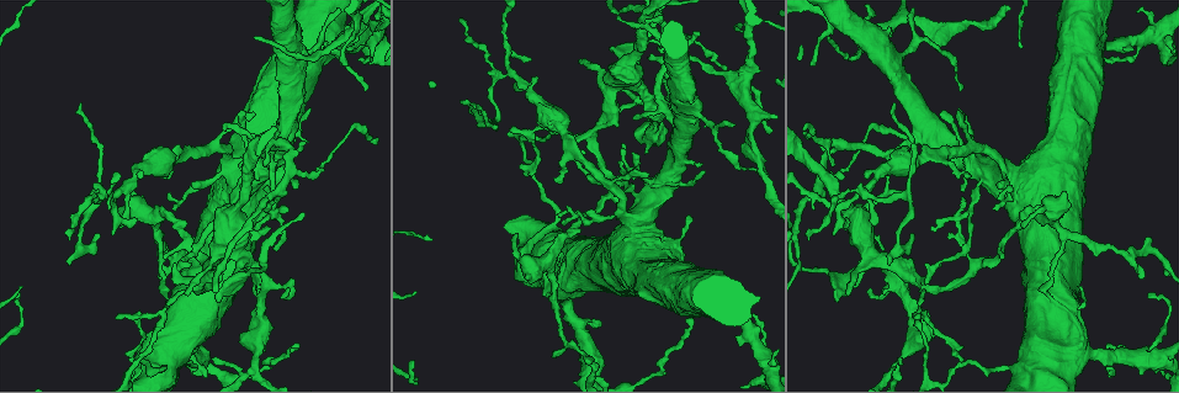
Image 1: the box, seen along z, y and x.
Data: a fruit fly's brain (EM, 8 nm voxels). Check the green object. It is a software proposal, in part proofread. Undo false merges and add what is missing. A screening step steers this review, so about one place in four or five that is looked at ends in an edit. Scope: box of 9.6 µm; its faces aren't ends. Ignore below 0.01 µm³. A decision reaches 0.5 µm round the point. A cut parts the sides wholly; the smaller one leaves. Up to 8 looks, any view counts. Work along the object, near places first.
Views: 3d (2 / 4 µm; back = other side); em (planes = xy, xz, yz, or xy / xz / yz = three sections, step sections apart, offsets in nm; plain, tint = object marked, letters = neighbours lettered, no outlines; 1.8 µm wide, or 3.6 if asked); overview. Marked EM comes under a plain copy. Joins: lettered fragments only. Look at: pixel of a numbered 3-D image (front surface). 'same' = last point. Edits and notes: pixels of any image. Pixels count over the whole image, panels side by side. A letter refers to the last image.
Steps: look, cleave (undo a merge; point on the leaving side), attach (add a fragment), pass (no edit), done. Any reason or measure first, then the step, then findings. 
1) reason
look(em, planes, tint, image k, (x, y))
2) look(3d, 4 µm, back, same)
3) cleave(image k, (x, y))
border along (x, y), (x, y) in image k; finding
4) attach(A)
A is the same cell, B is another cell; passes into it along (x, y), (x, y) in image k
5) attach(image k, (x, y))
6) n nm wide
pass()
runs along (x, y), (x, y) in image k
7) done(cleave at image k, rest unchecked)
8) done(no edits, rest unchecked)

thin end
look(3d, 4 µm, image 1, (186, 293))

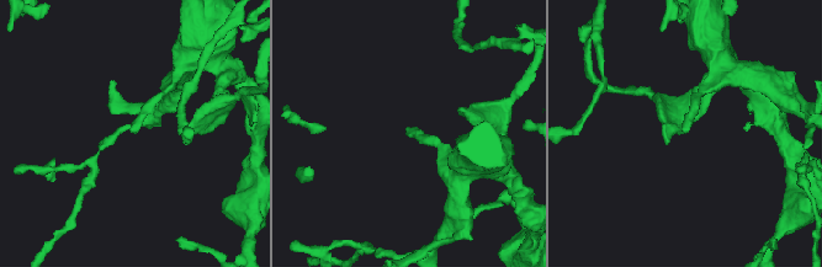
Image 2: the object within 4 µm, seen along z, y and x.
now the EM
look(em, xy, step 8, tint, image 2, (406, 129))

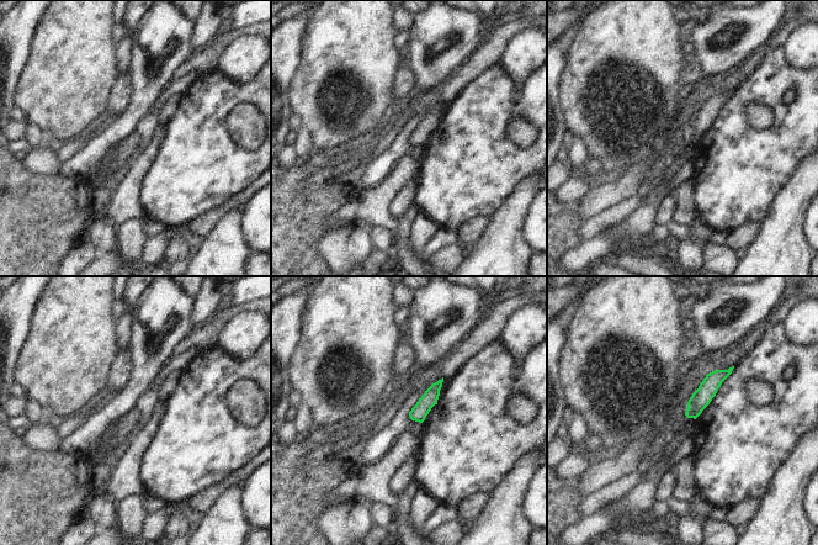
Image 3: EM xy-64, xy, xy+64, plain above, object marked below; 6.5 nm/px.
look(em, planes, letters, same)

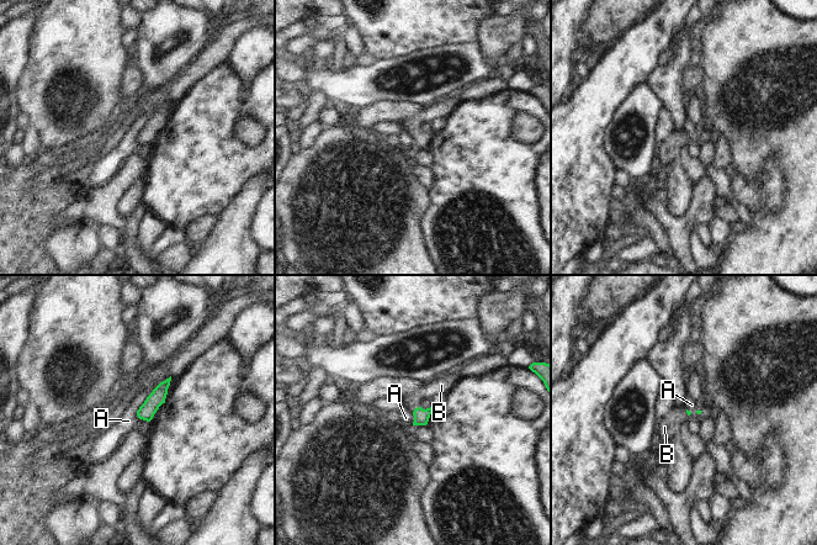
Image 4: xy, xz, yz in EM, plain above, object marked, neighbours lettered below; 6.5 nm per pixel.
attach(image 4, (441, 385))
B is the same cell, A is another cell; passes into it along (422, 416), (415, 408), (441, 385) in image 4; the neuron continues

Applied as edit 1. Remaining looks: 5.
redraw
look(overview)

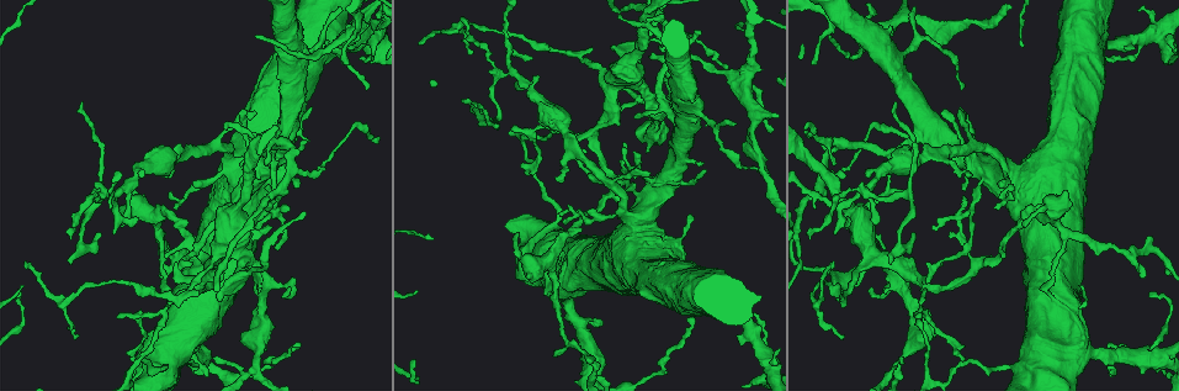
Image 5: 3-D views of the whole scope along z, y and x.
branch stops here
look(em, xy, step 8, letters, image 5, (519, 232))

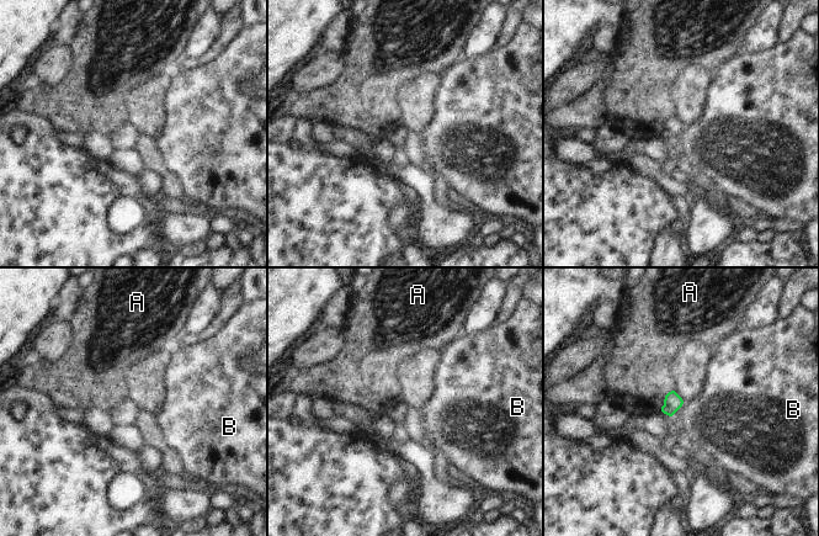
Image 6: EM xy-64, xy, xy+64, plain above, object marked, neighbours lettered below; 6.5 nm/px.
look(em, planes, letters, same)

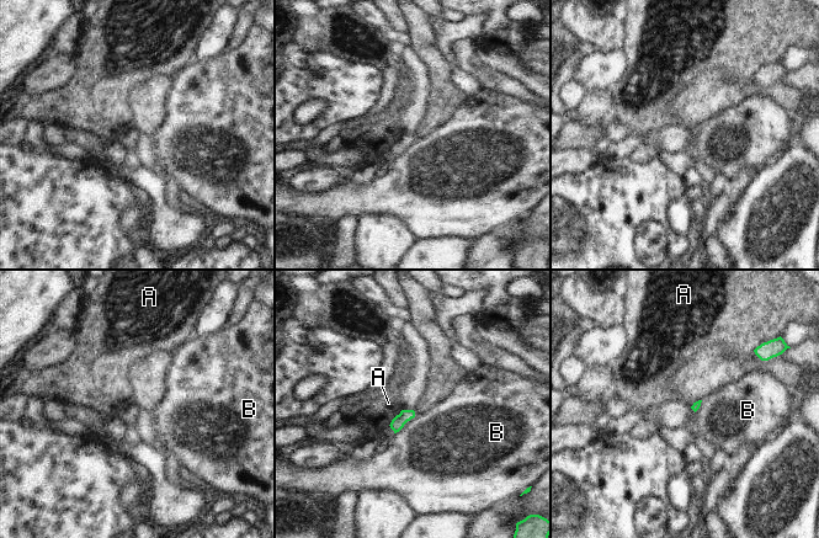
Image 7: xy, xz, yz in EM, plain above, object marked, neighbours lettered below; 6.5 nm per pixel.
pass()
A and B are other cells; no lettered fragment goes on from it

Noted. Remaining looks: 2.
done(attach at image 4, rest unchecked)

